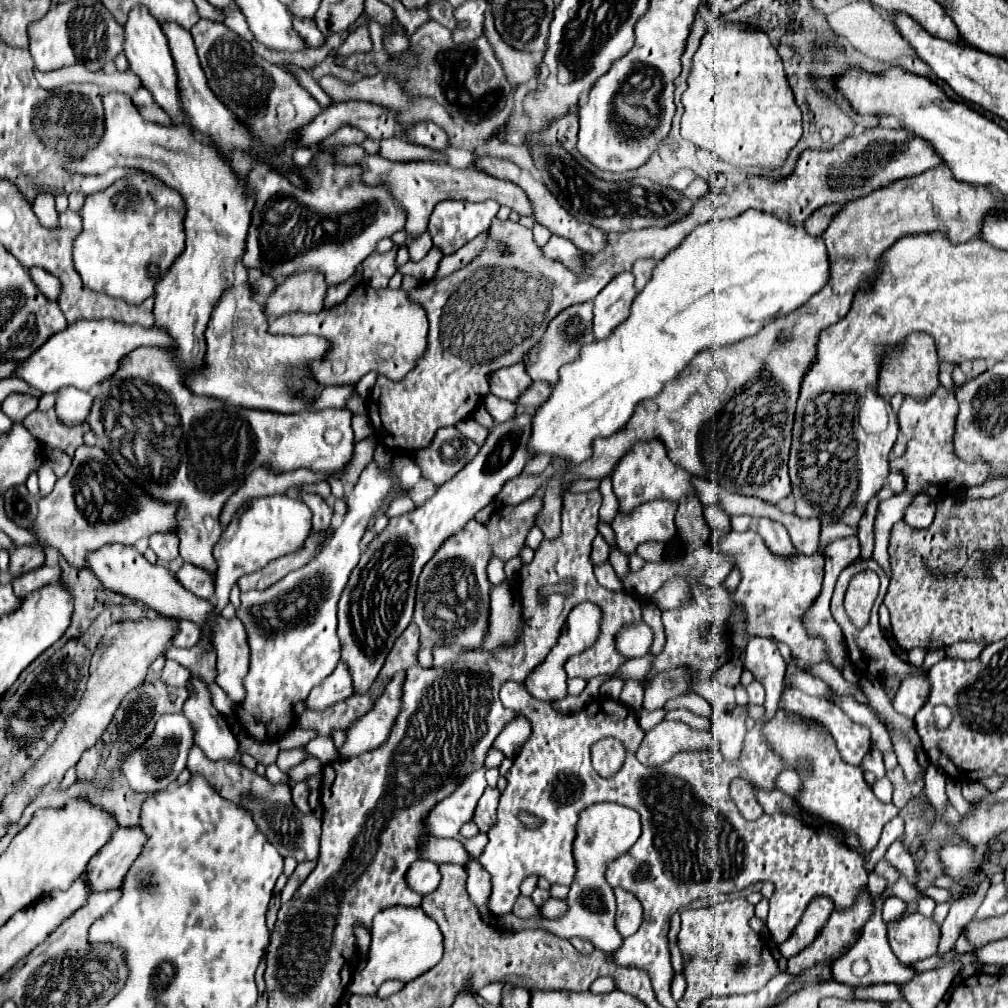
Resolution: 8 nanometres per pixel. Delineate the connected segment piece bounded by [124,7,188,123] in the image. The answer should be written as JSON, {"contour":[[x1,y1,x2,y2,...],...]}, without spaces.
{"contour":[[144,7,132,9,128,15,128,25,124,25,126,41,124,41,124,53,128,57,132,73,136,73,142,81,142,85,154,95,158,105,172,117,172,123,184,123,188,117,180,107,180,87,178,87,178,73,174,65,174,57,170,53,168,39,160,27,160,23,148,13]]}

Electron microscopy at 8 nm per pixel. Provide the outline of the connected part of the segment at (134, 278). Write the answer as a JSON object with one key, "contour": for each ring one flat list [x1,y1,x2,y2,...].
{"contour":[[134,175,114,181,108,189,92,193,86,197,86,203,80,211,82,231,74,239,74,267,82,277,82,283,114,299,126,303,142,303,154,295,154,285,162,275,168,273,172,263,184,251,184,201,180,193,152,175]]}

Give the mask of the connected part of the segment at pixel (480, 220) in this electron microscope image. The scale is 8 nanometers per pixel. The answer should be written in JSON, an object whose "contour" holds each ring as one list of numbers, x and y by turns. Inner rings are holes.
{"contour":[[442,201,434,207,427,230,431,235,434,247,438,247,444,255,450,255,458,251,462,245,466,245,470,239,480,235,480,231,486,231,496,217,500,209,500,203,496,201,482,201,482,203,470,203,470,201]]}

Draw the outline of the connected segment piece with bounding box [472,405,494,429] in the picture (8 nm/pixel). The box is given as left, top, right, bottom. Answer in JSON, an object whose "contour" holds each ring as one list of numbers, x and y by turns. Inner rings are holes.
{"contour":[[480,405,480,407,472,413,472,417,474,417,480,425,484,425,486,429,492,429,492,427,494,427,494,419,492,419,492,415,486,411,484,405]]}

